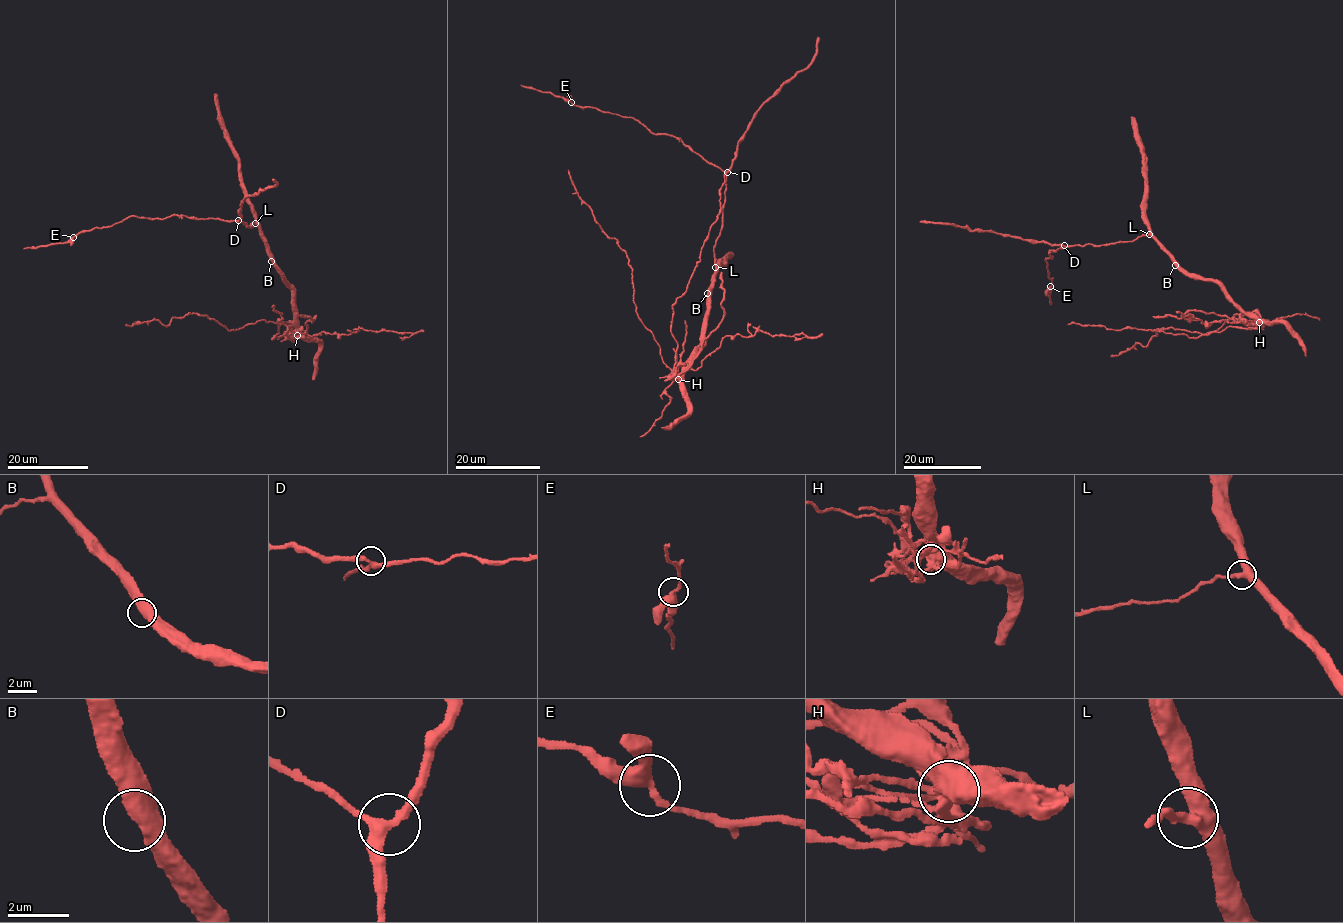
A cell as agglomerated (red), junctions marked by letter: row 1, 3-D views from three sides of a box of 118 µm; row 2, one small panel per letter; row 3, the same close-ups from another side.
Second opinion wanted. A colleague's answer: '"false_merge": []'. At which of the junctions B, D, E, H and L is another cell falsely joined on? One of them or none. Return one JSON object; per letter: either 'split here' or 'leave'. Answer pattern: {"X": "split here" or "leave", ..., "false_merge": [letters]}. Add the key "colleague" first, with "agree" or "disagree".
{"colleague": "disagree", "B": "leave", "D": "leave", "E": "leave", "H": "split here", "L": "leave", "false_merge": ["H"]}

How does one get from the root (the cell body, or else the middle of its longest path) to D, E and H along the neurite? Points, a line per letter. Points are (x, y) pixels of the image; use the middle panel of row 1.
D: (710, 295), (716, 269), (714, 249), (722, 225), (727, 172)
E: (710, 295), (716, 269), (714, 249), (722, 220), (724, 173), (675, 137), (652, 134), (632, 118), (571, 102)
H: (710, 295), (703, 341), (678, 380)

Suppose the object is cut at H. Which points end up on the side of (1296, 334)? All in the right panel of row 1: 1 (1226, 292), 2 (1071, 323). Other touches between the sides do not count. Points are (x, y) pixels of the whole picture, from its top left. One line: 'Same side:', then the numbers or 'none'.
Same side: 1

